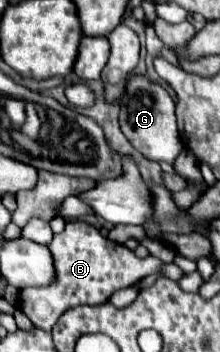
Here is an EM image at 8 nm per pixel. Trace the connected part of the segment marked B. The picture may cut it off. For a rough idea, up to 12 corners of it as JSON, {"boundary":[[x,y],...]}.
{"boundary":[[84,220],[46,248],[56,278],[20,290],[20,310],[48,332],[68,308],[100,306],[156,274]]}

